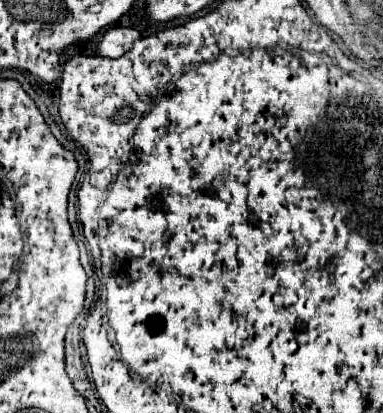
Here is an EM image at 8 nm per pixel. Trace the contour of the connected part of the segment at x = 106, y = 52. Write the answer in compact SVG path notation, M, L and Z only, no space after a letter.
M114 26L104 32L102 42L98 46L98 54L106 58L120 58L124 52L132 48L132 44L140 38L140 32L134 28Z

